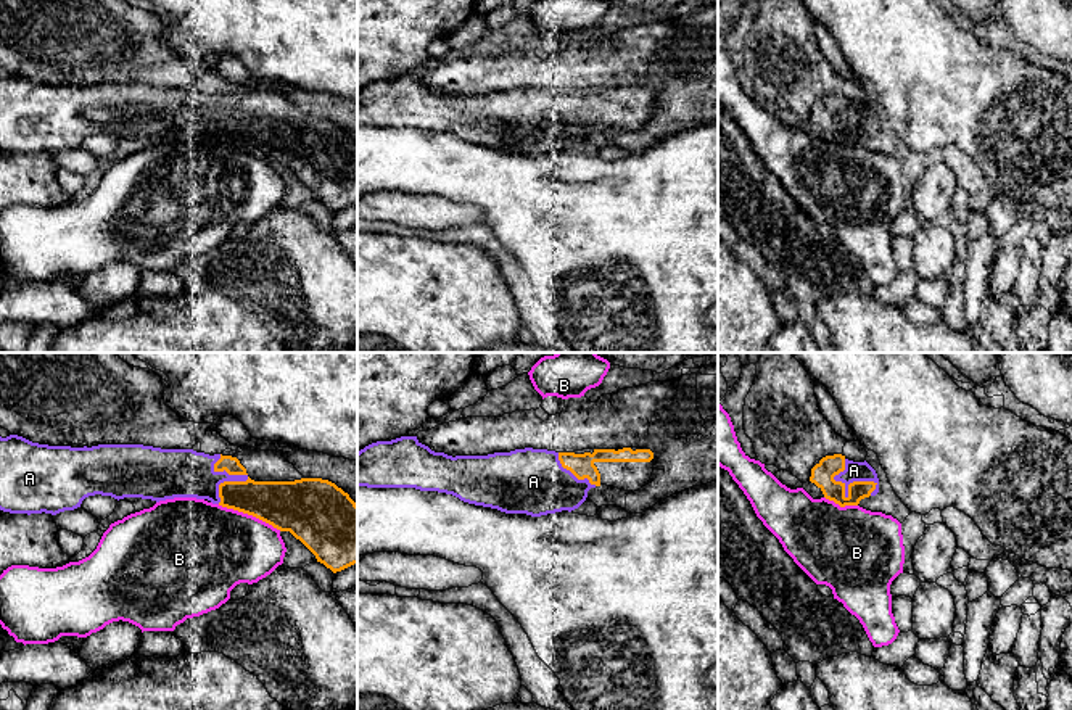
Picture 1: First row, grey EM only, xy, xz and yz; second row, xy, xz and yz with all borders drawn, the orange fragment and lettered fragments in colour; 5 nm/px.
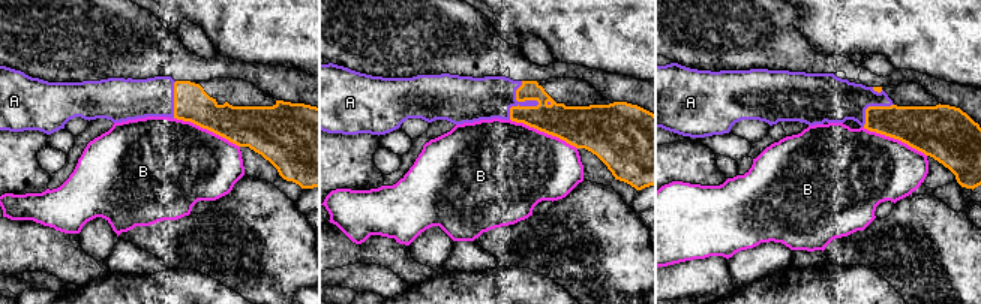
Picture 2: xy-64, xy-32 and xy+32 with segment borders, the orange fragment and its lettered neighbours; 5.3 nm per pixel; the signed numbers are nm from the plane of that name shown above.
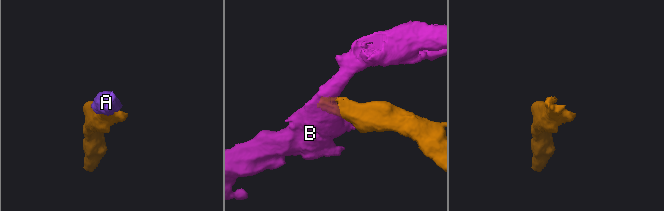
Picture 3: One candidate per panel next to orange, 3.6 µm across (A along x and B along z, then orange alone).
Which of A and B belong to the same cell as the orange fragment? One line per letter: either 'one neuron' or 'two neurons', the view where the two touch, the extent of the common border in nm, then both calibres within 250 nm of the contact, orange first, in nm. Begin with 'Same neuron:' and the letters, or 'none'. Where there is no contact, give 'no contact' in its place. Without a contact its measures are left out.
Same neuron: A
A: one neuron | yz | 240 nm | 120/100 nm
B: two neurons | xy | 340 nm | 260/420 nm

